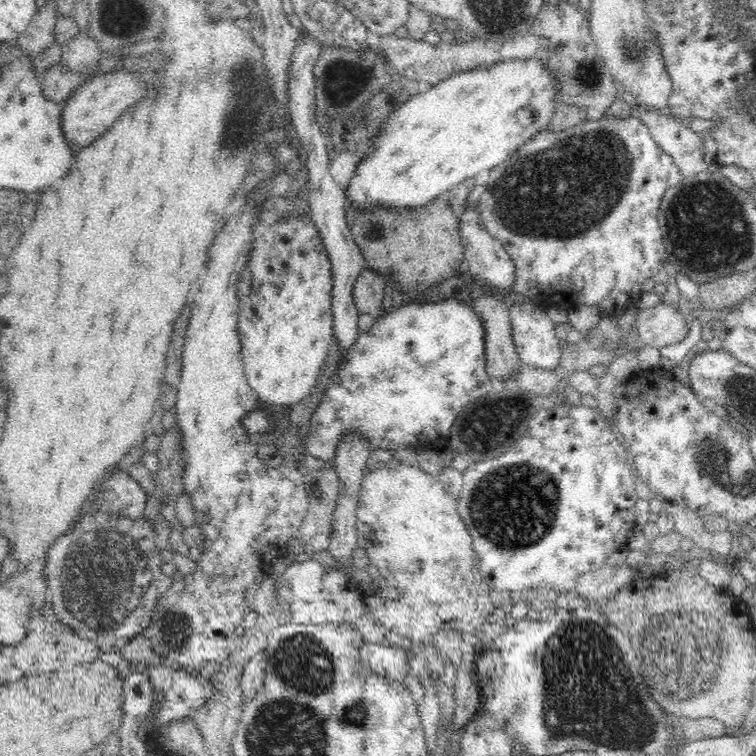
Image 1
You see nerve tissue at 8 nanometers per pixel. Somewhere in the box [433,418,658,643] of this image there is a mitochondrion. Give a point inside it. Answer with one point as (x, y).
(515, 506)

